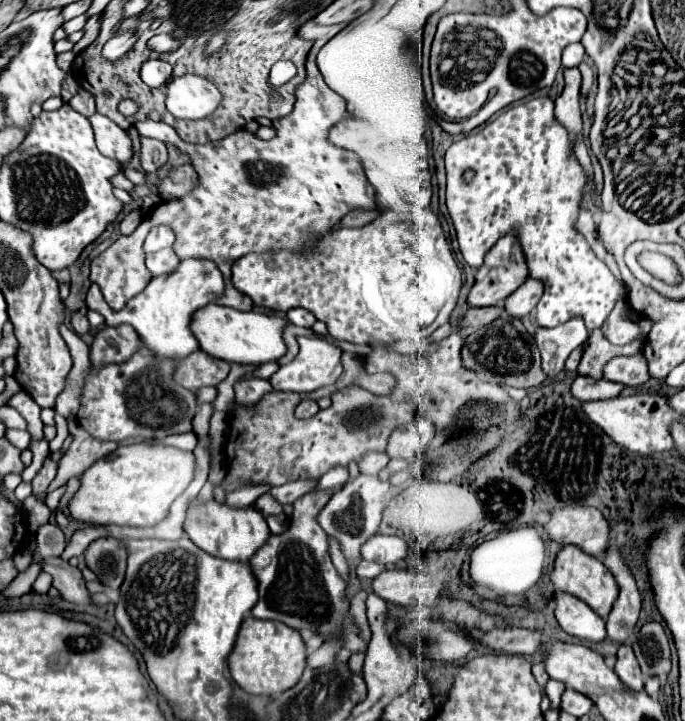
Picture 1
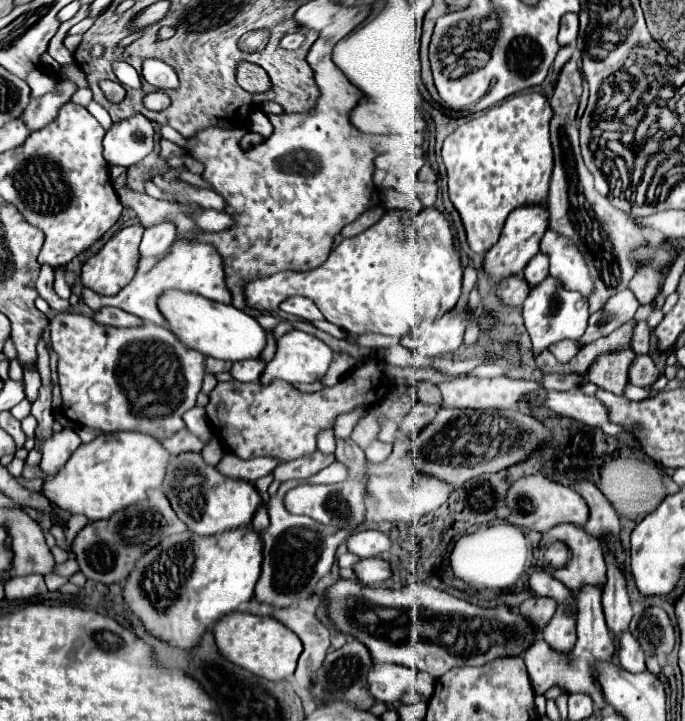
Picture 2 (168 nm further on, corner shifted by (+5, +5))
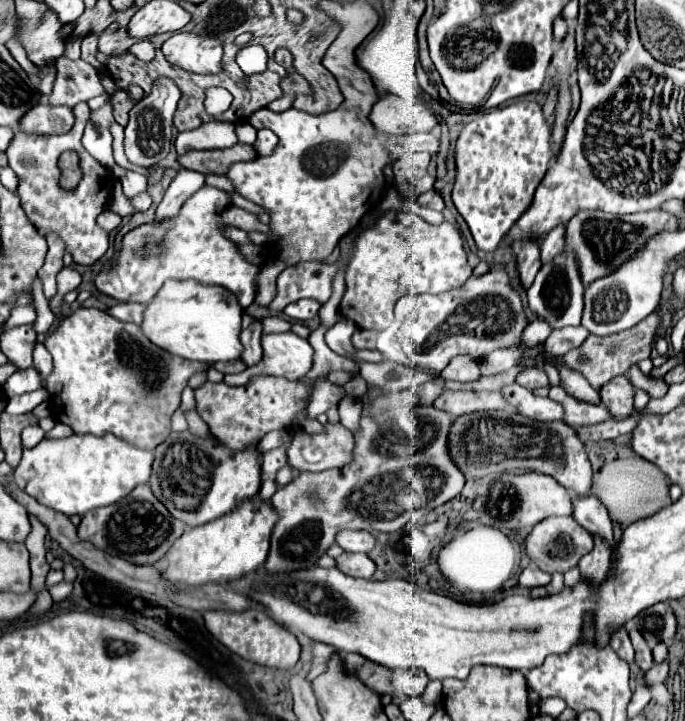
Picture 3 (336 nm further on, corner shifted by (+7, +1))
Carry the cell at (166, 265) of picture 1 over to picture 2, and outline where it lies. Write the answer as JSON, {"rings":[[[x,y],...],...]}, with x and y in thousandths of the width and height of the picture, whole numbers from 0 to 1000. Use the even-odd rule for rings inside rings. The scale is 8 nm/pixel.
{"rings":[[[239,309],[231,315],[213,318],[207,337],[204,337],[204,354],[207,356],[236,356],[248,345],[254,331],[257,331],[254,309]]]}

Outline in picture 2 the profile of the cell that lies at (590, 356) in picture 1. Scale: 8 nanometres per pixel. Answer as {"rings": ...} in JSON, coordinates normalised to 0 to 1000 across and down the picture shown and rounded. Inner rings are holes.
{"rings":[[[923,481],[896,484],[891,490],[879,490],[867,498],[867,503],[858,512],[858,528],[873,534],[876,540],[893,542],[899,548],[908,548],[914,531],[917,531],[917,506],[926,495]]]}

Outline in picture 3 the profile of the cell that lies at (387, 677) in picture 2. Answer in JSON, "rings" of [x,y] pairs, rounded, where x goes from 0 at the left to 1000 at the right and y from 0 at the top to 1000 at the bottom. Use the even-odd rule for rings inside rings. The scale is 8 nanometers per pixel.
{"rings":[[[587,928],[587,931],[575,931],[575,942],[572,942],[572,953],[578,961],[590,964],[590,967],[607,967],[616,964],[622,950],[625,950],[625,939],[616,928]]]}

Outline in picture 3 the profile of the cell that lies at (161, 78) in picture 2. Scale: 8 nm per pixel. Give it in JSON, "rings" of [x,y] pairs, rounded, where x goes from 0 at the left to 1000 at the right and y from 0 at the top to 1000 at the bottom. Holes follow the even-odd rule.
{"rings":[[[231,112],[222,129],[193,148],[190,171],[184,173],[184,190],[181,190],[184,218],[193,229],[222,232],[245,215],[251,198],[251,162],[257,157],[260,140],[263,140],[263,126],[254,118],[254,112]]]}

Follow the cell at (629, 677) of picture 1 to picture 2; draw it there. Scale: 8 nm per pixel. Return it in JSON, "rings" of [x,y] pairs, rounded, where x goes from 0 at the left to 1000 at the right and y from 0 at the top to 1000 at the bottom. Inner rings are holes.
{"rings":[[[917,875],[902,881],[902,917],[905,925],[920,933],[943,931],[940,906],[934,906],[934,895],[928,895],[928,886]]]}

